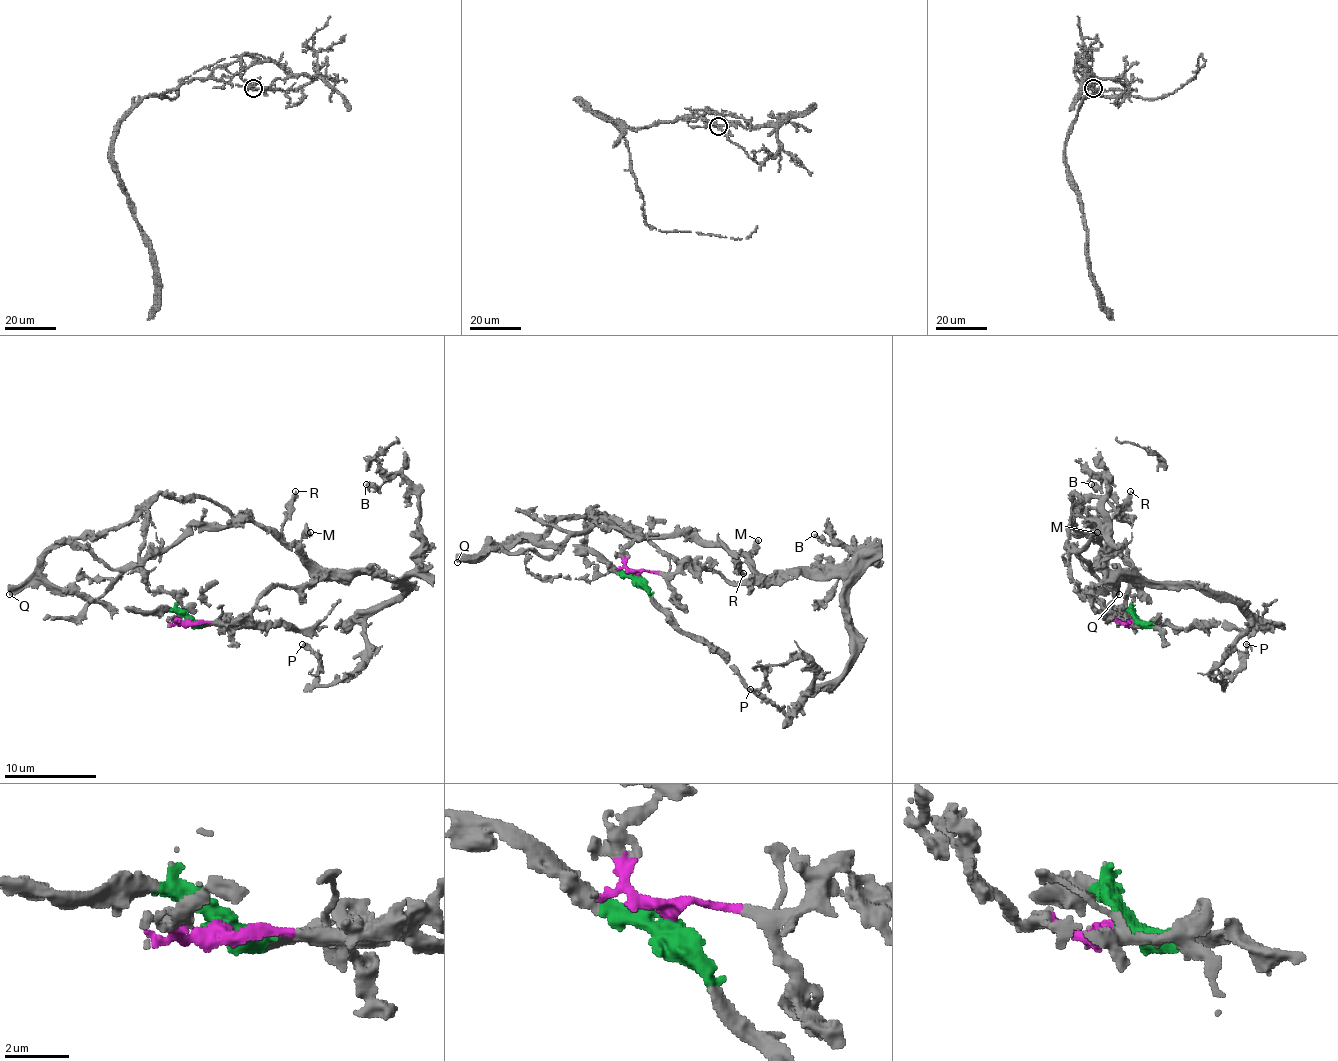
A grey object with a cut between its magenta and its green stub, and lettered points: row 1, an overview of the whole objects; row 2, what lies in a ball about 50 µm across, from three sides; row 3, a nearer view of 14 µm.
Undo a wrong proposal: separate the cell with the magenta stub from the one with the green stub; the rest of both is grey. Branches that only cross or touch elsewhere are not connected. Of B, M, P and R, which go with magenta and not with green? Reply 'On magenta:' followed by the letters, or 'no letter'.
On magenta: B, M, P, R

